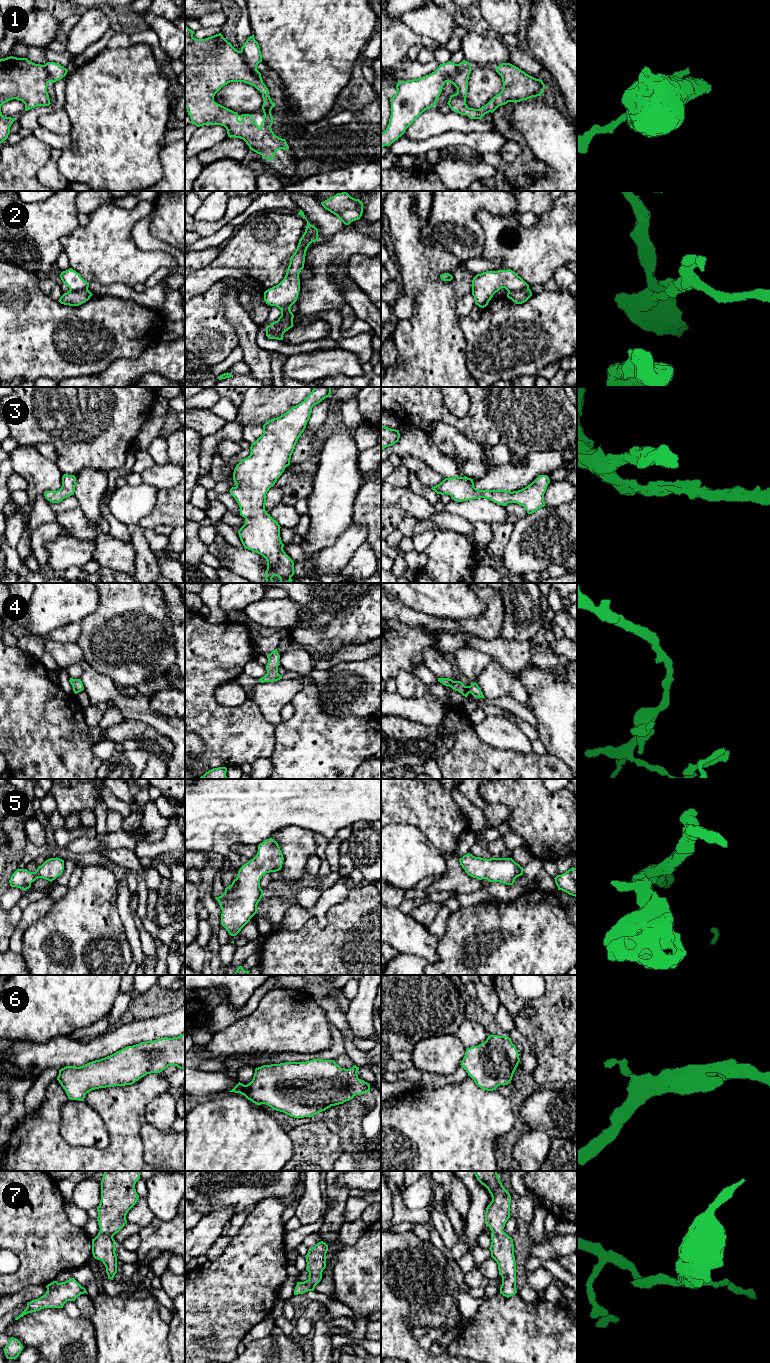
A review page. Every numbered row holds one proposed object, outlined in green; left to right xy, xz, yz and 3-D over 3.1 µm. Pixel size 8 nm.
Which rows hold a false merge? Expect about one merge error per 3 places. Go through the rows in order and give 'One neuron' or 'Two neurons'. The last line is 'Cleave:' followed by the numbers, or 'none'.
1: Two neurons
2: Two neurons
3: One neuron
4: One neuron
5: One neuron
6: One neuron
7: One neuron
Cleave: 1, 2

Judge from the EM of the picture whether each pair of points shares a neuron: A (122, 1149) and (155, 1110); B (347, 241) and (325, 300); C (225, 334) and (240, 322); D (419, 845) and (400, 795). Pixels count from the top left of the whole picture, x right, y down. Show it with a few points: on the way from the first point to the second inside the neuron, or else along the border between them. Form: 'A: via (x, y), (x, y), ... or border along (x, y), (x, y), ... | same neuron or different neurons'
A: border along (154, 1099), (147, 1104), (145, 1121) | different neurons
B: via (332, 256), (324, 264), (324, 285) | same neuron
C: border along (224, 305), (224, 318), (234, 329), (239, 345) | different neurons
D: border along (391, 823), (412, 824), (429, 840) | different neurons

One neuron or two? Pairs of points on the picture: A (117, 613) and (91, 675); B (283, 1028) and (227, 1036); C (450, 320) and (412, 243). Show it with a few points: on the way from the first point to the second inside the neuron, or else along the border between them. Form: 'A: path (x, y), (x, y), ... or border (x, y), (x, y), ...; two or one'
A: border (87, 664), (108, 676), (113, 682); two
B: path (269, 1030), (241, 1036); one
C: path (434, 301), (421, 281), (420, 266), (417, 262); one

